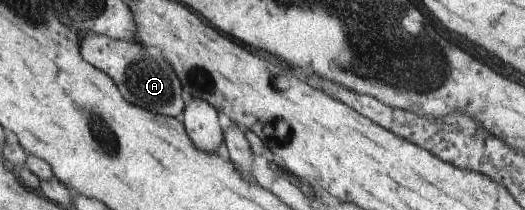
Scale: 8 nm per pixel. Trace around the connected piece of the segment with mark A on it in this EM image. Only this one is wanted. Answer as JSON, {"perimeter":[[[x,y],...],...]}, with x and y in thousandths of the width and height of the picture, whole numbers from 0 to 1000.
{"perimeter":[[[168,157],[154,176],[154,210],[158,210],[162,286],[181,324],[204,343],[219,381],[219,400],[227,400],[234,457],[242,457],[242,476],[250,476],[253,495],[288,514],[291,533],[314,552],[341,552],[352,524],[345,381],[330,333],[330,314],[318,286],[310,286],[310,267],[307,276],[288,267],[261,195],[217,186],[181,157]]]}

